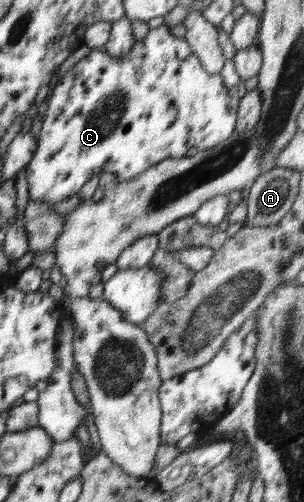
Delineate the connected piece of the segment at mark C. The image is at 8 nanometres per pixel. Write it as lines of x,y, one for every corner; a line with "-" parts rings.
163,24
157,29
150,29
149,33
143,39
136,40
135,45
123,59
113,59
106,51
102,49
93,49
91,53
85,56
85,59
76,63
71,70
65,73
60,83
53,88
48,108
44,112
42,129
38,134
38,146
34,151
31,161
26,165
26,179
28,185
29,199
31,201
45,203
59,203
78,193
79,189
89,181
93,175
102,173
114,173
118,175
118,181
133,179
141,172
149,169
152,165
157,165
160,161
174,157
179,159
185,157
185,153
196,147
198,151
211,149
225,141
234,131
237,119
237,108
240,101
237,95
230,97
229,88
222,81
220,74
211,74
205,71
201,60
191,51
185,38
177,38
171,34
171,28

